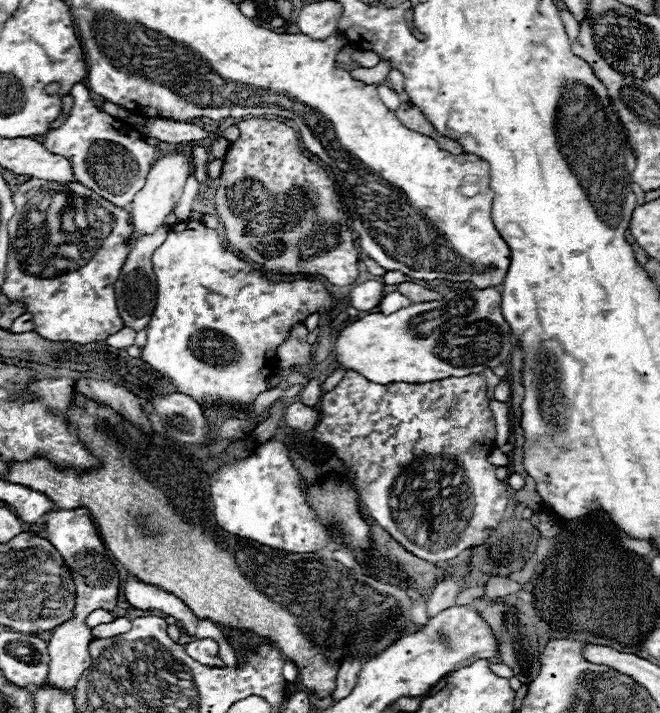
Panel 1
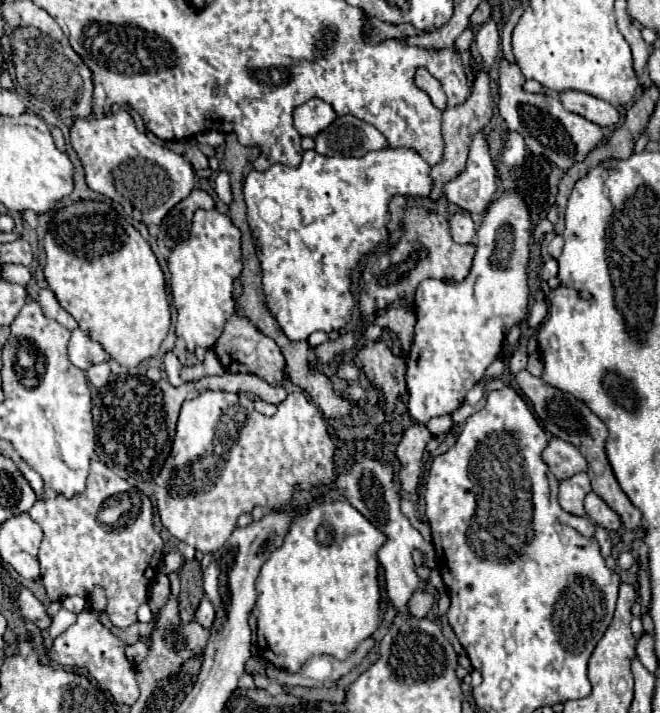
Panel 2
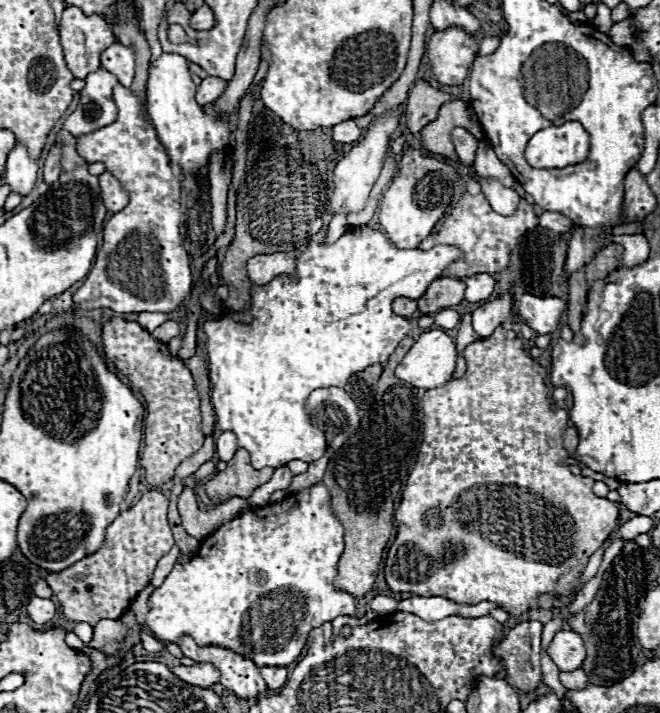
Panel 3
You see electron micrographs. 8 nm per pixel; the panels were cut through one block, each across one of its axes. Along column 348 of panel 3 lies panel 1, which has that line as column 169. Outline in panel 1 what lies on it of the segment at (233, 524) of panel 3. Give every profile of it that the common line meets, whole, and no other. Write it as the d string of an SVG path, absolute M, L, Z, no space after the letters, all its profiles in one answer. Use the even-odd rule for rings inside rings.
M130 578L124 586L126 592L126 600L140 610L162 610L168 616L176 618L178 622L182 622L182 626L188 630L188 634L194 634L196 630L196 616L190 608L184 608L182 600L164 592L162 588L156 586L148 586L148 584L140 584L136 578Z

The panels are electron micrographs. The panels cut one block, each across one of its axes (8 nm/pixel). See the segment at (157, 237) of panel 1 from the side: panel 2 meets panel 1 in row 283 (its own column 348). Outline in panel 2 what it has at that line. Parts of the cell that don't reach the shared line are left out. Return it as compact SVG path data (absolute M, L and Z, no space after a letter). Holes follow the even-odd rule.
M340 116L316 136L316 152L322 156L364 156L364 152L388 146L384 136L370 124Z

